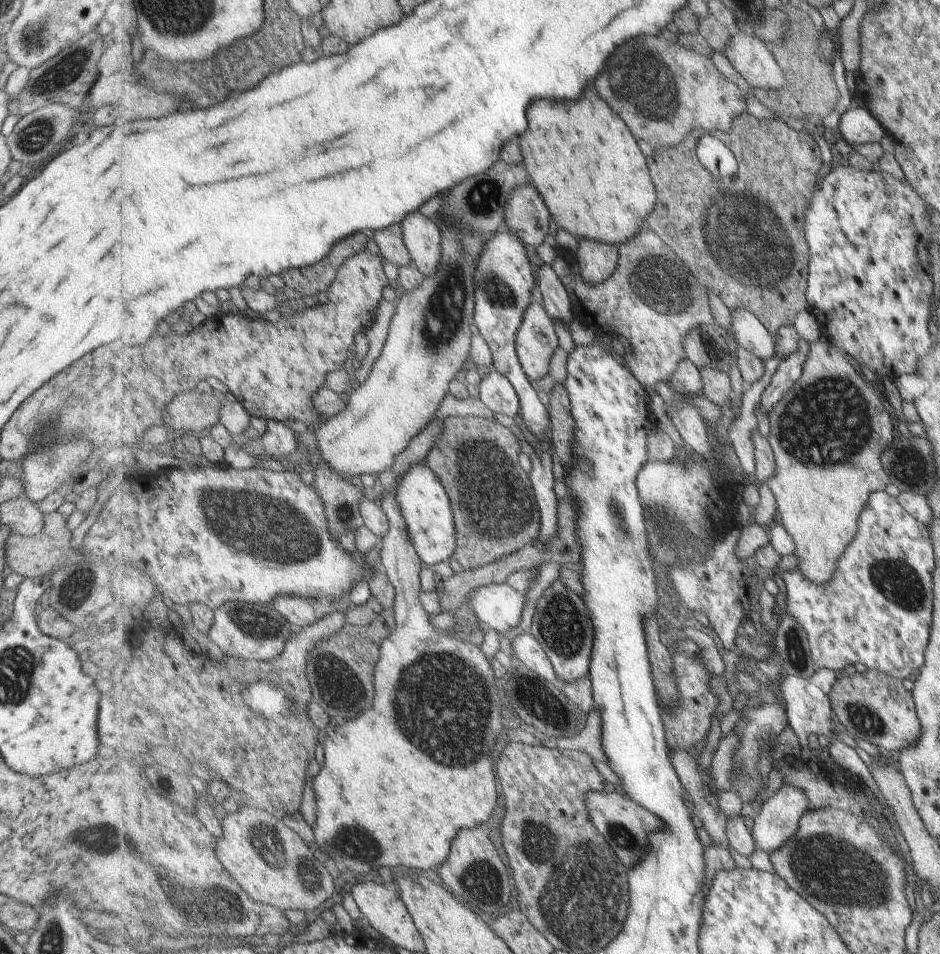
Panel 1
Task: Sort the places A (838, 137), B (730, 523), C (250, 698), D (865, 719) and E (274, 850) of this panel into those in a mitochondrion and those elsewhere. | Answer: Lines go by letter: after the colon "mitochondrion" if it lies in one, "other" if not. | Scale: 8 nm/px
A: other
B: other
C: mitochondrion
D: mitochondrion
E: mitochondrion

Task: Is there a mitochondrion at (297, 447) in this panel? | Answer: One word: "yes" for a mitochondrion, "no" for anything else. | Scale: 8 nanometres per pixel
no

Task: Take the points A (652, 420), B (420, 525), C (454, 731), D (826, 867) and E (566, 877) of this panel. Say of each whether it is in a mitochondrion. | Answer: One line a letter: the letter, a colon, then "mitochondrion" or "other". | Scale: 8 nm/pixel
A: other
B: other
C: mitochondrion
D: mitochondrion
E: mitochondrion

